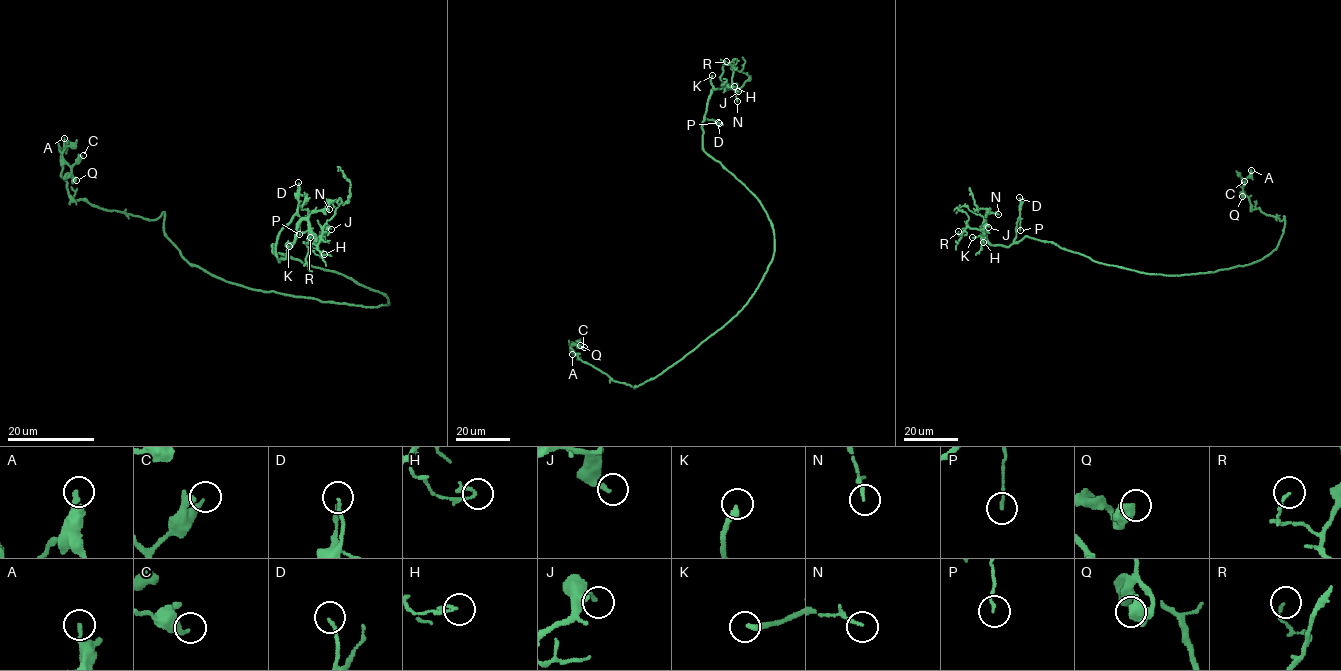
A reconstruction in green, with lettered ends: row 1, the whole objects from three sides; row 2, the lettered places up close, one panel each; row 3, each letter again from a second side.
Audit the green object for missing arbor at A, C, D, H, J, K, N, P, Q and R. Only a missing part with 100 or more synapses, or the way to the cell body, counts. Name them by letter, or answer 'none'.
K

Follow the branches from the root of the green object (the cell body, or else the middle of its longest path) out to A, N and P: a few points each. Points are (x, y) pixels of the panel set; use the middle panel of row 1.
A: (763, 275), (749, 301), (726, 323), (681, 359), (638, 386), (612, 380), (582, 362), (571, 345), (572, 354)
N: (763, 275), (774, 250), (770, 220), (760, 201), (703, 147), (702, 122), (711, 92), (733, 88), (737, 101)
P: (763, 275), (774, 250), (770, 220), (760, 201), (703, 150), (704, 116), (719, 123)

